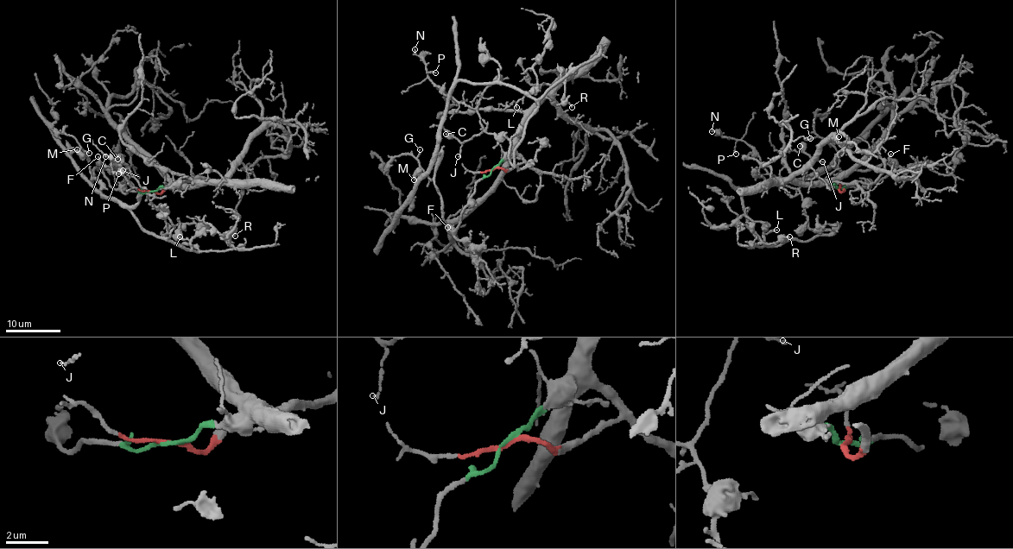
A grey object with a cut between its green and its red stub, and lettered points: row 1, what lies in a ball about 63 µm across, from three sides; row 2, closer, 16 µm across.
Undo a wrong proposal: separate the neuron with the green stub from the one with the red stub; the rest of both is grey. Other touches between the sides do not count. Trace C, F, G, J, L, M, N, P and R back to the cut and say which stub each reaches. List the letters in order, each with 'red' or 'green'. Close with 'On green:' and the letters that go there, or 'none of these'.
C: green
F: green
G: green
J: green
L: green
M: green
N: green
P: green
R: green
On green: C, F, G, J, L, M, N, P, R

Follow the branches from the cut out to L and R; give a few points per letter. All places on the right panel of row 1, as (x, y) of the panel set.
L: (838, 189), (868, 187), (893, 168), (819, 168), (749, 187), (742, 197), (750, 228), (762, 240), (776, 229)
R: (838, 189), (868, 187), (893, 168), (819, 168), (747, 188), (750, 228), (772, 246), (759, 248), (789, 236)

